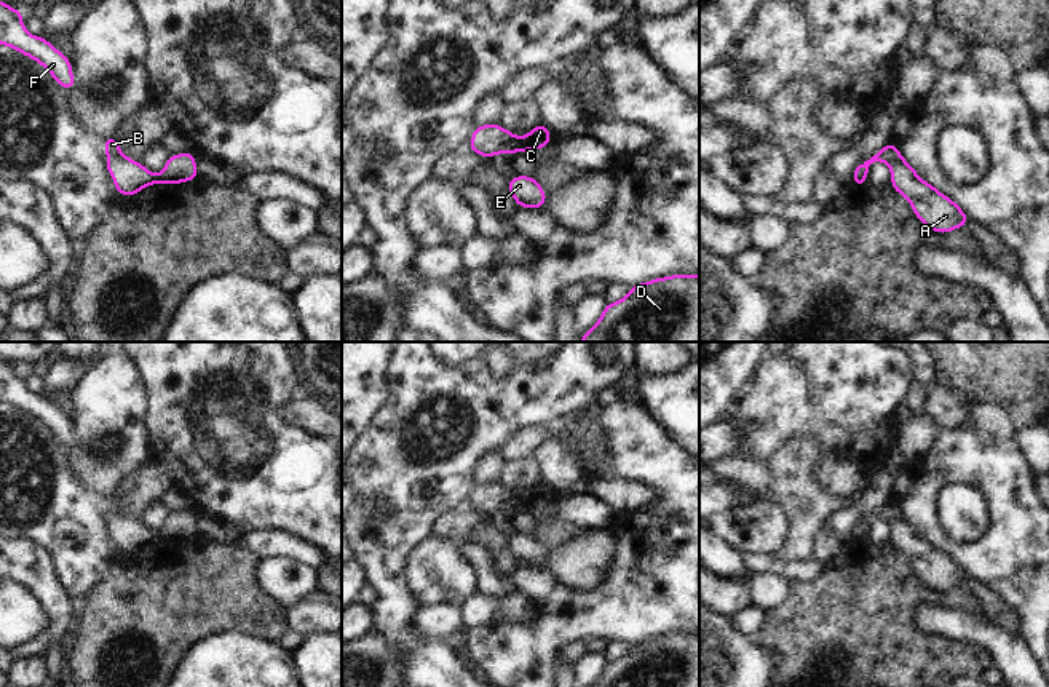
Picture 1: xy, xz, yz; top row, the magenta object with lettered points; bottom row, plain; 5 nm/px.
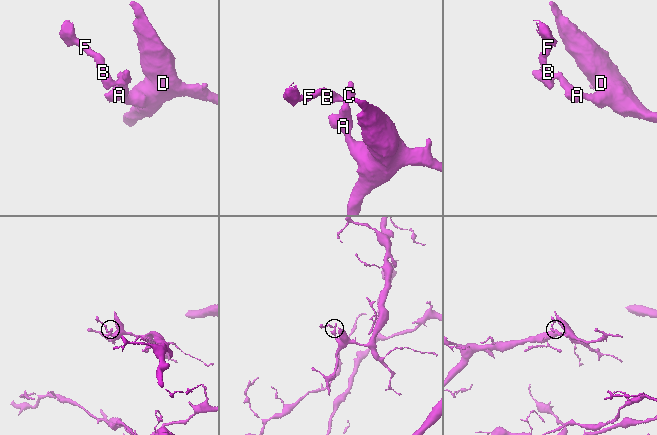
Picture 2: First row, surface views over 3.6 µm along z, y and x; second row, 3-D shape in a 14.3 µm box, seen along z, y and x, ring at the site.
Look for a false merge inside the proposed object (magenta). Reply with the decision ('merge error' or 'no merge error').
merge error

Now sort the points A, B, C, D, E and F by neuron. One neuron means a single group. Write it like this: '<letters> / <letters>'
A C D E / B F

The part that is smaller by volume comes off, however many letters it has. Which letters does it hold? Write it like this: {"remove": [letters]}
{"remove": ["B", "F"]}

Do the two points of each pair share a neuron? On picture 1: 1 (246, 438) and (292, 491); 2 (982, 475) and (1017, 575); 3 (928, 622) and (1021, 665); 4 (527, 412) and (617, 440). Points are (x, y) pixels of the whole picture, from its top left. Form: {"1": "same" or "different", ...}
{"1": "same", "2": "same", "3": "same", "4": "different"}

